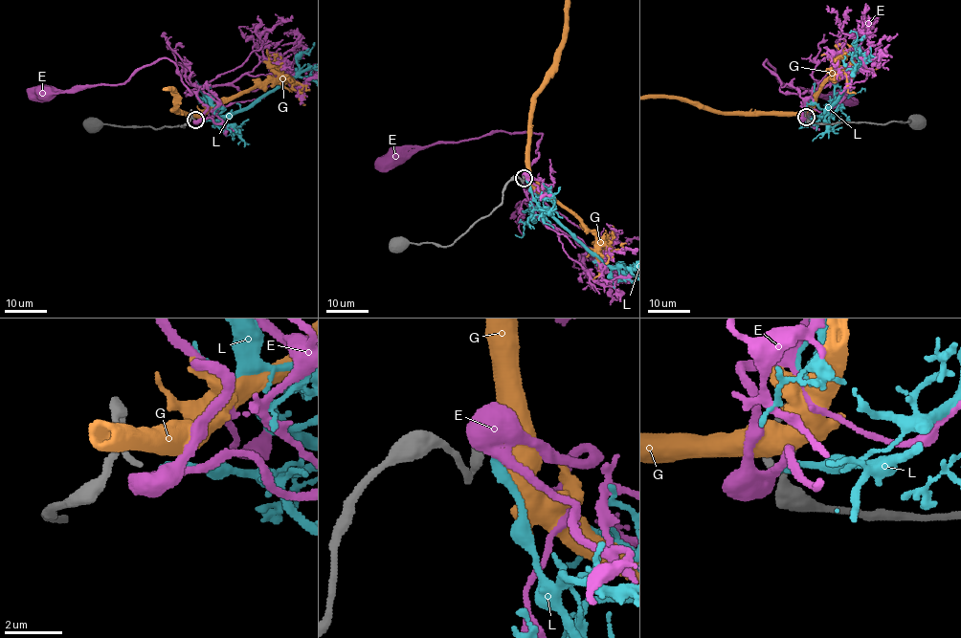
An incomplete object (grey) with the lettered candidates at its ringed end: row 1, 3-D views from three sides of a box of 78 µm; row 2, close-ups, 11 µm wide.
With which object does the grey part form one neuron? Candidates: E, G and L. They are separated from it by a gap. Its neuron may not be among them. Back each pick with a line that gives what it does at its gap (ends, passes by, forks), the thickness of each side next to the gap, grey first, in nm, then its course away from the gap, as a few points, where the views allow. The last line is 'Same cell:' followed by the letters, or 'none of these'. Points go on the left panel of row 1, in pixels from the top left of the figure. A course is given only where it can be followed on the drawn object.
L: it ends | 200/320 nm
Same cell: L

